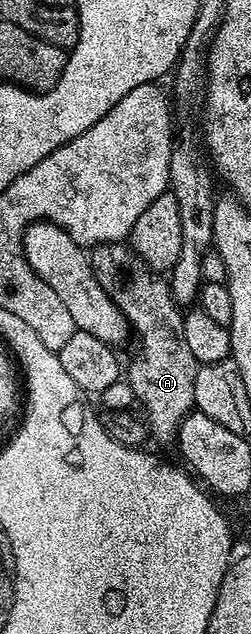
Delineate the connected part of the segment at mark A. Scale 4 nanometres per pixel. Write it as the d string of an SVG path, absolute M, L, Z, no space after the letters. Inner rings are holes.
M126 242L100 243L90 252L89 262L101 289L109 293L111 300L121 309L121 313L127 319L128 328L139 334L139 344L135 347L135 356L131 364L126 364L125 379L131 384L138 406L143 406L142 414L150 438L159 443L174 444L179 438L179 426L181 421L195 407L193 397L193 381L197 381L197 373L201 364L193 357L189 350L189 344L185 341L185 329L183 328L184 312L180 304L171 296L171 284L162 274L156 273L147 266L147 262L131 250Z

